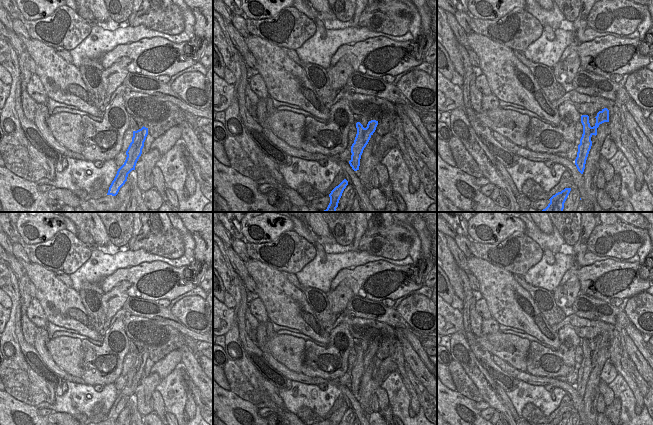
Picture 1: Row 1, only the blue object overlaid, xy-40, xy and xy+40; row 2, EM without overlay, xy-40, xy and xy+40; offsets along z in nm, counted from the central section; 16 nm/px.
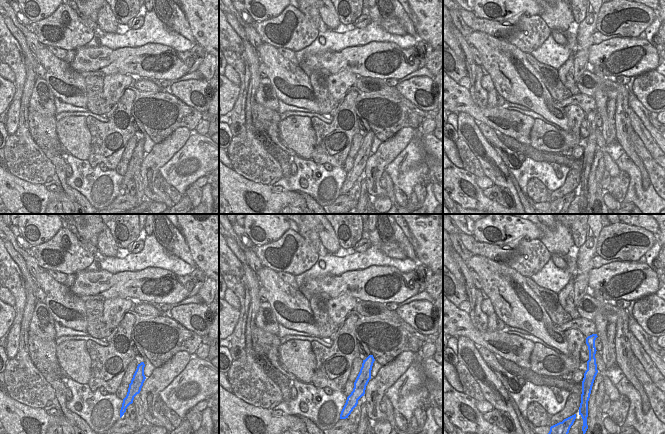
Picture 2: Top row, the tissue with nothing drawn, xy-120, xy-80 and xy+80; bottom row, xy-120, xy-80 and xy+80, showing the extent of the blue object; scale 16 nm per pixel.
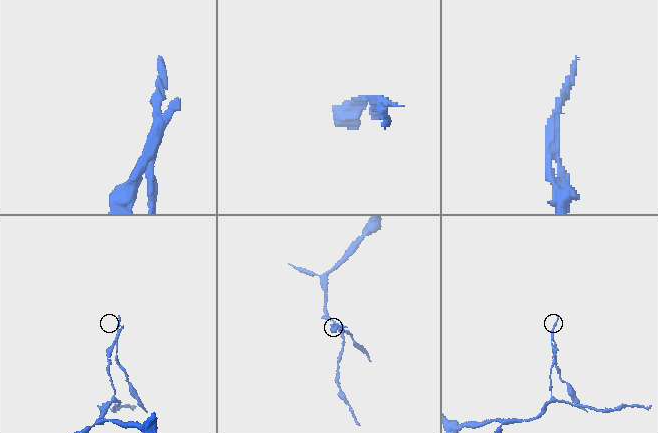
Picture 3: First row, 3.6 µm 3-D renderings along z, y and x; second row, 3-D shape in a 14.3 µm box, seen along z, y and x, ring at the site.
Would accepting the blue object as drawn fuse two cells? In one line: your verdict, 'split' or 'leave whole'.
split

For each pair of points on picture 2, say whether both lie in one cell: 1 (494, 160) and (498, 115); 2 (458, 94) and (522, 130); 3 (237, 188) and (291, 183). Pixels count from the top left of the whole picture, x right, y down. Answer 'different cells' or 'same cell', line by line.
1: different cells
2: same cell
3: different cells

